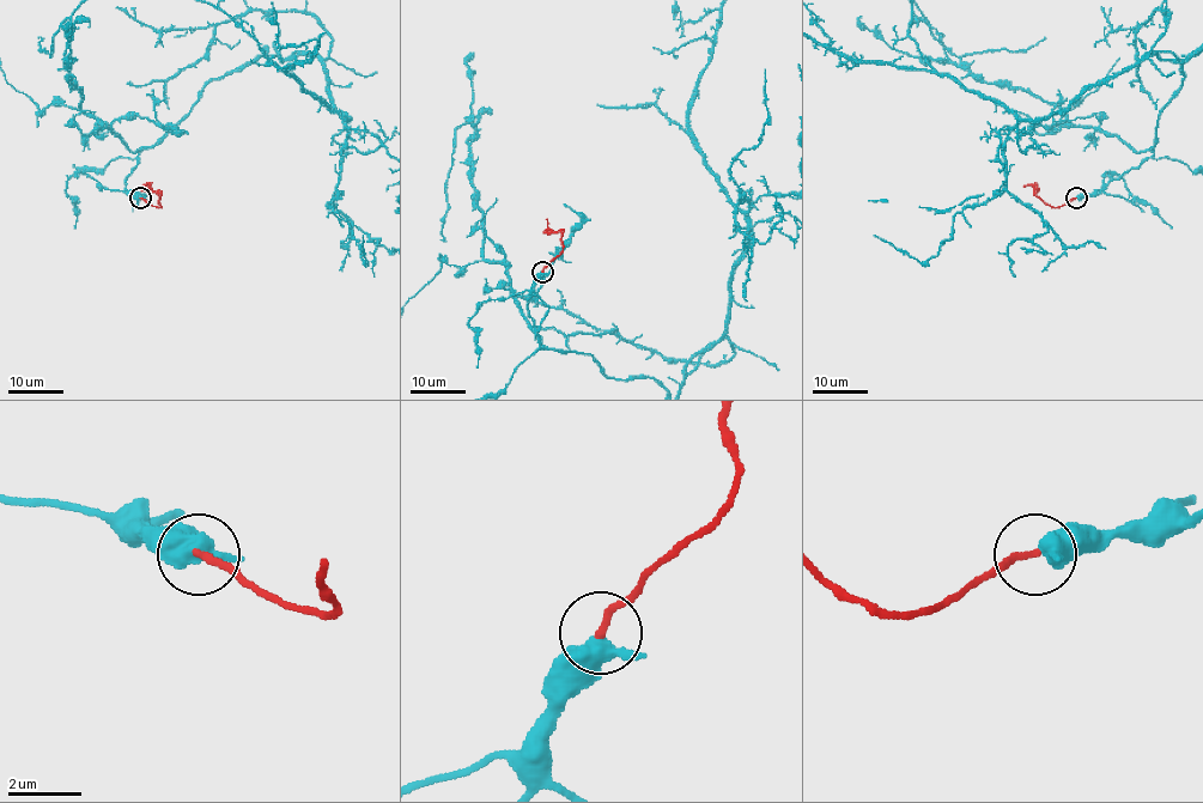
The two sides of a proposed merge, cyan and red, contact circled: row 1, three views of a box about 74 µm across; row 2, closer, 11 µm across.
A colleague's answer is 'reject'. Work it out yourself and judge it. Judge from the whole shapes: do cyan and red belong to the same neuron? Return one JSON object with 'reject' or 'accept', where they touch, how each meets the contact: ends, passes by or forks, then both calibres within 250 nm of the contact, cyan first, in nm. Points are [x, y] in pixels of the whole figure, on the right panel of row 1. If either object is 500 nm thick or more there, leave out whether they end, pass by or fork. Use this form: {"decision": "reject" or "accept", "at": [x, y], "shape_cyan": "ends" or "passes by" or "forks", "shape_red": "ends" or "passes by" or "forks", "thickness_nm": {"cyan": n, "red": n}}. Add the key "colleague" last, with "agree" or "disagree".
{"decision": "accept", "at": [1076, 198], "thickness_nm": {"cyan": 500, "red": 200}, "colleague": "disagree"}

